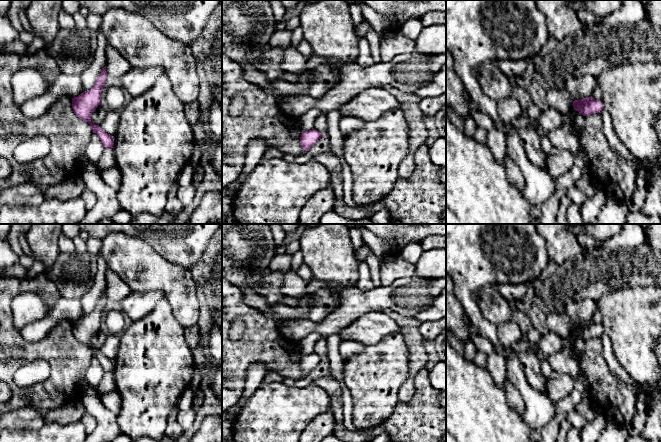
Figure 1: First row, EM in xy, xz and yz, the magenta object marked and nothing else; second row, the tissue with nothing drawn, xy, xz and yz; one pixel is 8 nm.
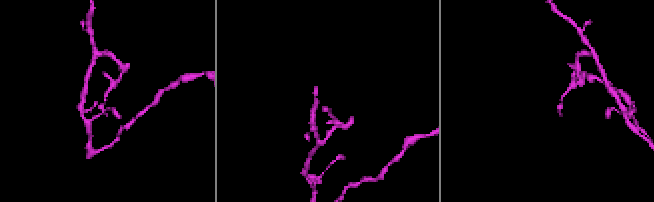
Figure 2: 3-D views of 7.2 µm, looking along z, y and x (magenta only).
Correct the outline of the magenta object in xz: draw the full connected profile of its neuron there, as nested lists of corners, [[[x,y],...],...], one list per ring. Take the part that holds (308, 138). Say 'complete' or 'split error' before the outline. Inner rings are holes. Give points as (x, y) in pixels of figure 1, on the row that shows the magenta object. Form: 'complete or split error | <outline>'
complete | [[[311,129],[309,131],[302,131],[302,135],[300,137],[300,143],[307,152],[316,142],[322,137],[322,134],[315,130]]]

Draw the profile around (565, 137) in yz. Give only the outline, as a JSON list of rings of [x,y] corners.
[[[563,124],[561,127],[550,131],[547,136],[553,147],[569,150],[573,154],[580,147],[576,131],[568,124]]]

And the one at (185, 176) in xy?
[[[187,164],[179,173],[177,179],[178,186],[189,186],[192,184],[192,166],[191,164]]]

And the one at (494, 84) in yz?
[[[491,61],[483,63],[476,70],[476,77],[484,94],[496,102],[513,95],[509,79]]]

